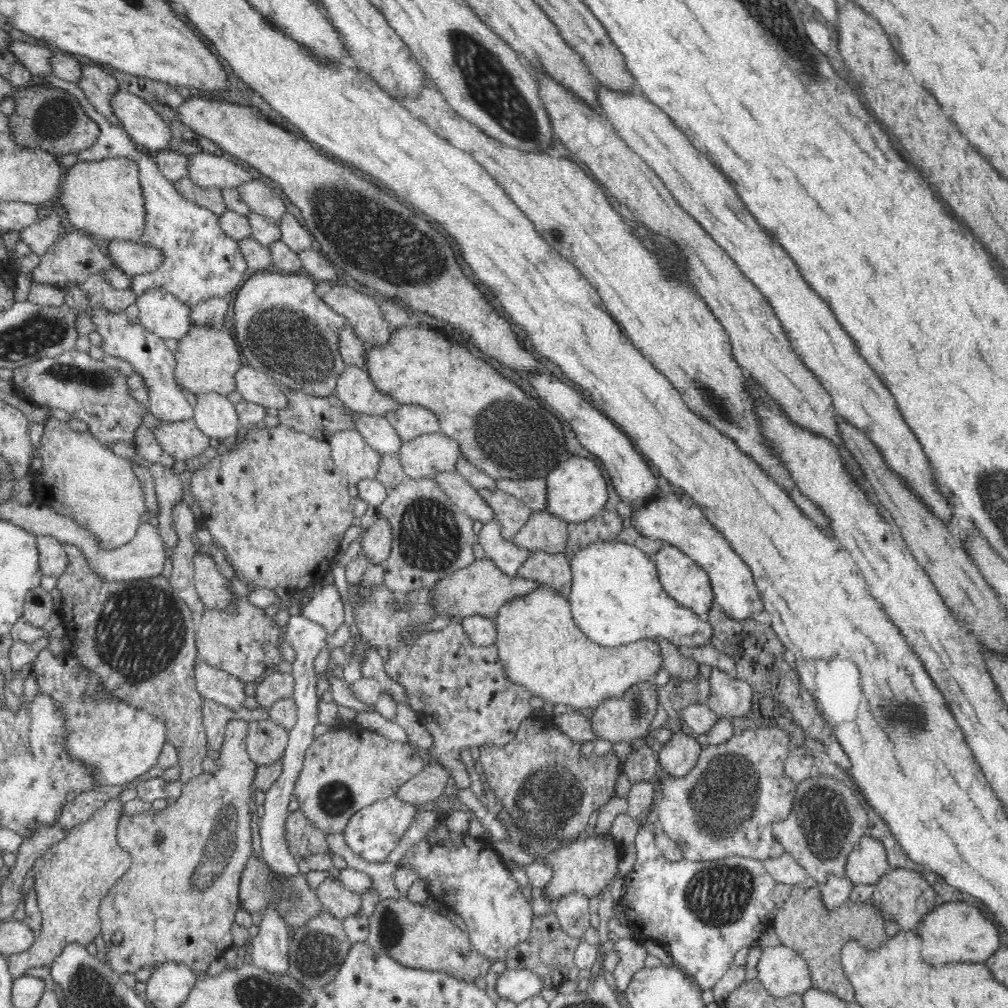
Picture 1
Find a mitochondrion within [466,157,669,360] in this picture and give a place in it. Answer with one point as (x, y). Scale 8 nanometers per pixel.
(555, 235)

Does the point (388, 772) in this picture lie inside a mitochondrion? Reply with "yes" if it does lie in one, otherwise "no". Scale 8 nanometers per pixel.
no

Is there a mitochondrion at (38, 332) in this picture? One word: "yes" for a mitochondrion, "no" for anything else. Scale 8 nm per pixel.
yes

